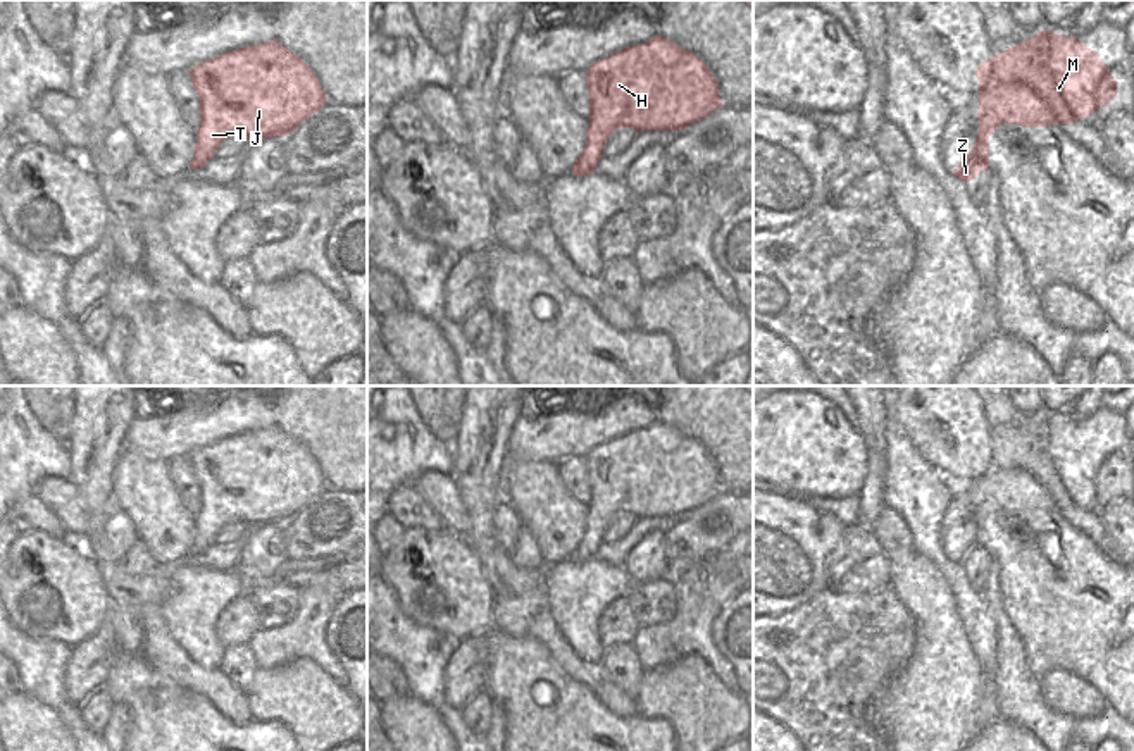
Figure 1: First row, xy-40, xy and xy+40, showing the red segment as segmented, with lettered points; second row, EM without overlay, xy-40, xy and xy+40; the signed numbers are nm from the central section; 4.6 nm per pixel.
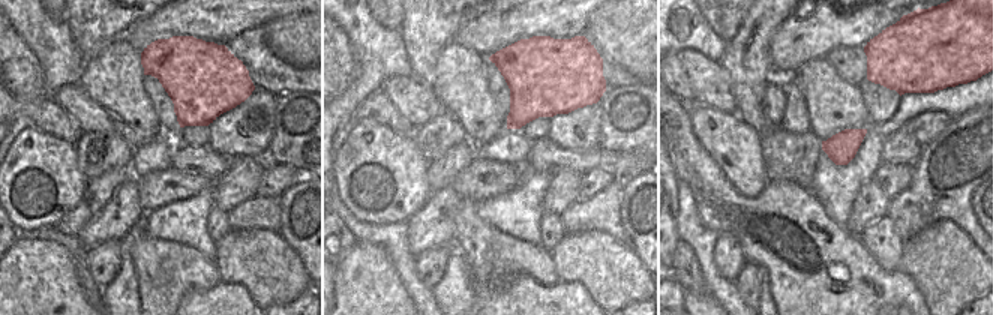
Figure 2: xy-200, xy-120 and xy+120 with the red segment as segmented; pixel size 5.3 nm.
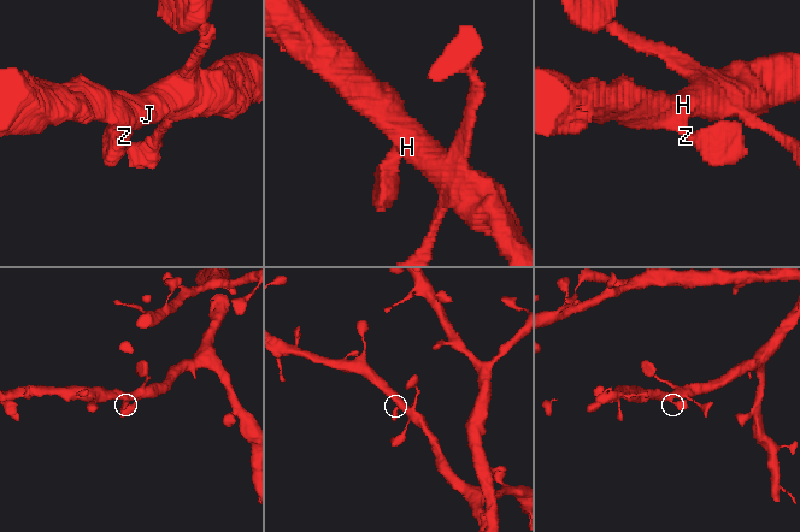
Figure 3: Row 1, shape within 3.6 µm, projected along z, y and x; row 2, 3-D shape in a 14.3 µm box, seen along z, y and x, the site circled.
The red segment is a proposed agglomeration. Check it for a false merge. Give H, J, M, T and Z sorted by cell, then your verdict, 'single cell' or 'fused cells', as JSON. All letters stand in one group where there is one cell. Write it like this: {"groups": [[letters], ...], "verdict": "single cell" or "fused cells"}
{"groups": [["H", "J", "M", "T", "Z"]], "verdict": "single cell"}

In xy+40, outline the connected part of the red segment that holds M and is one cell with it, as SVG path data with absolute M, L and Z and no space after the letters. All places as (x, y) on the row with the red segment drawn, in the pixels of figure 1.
M1037 31L1032 38L988 59L975 69L979 81L979 133L953 177L970 183L989 169L989 136L1001 124L1050 127L1081 121L1113 100L1117 81L1103 59L1074 38Z

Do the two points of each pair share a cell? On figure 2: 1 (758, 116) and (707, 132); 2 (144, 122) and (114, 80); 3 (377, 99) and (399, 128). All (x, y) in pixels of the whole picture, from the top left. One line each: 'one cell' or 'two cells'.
1: two cells
2: one cell
3: one cell

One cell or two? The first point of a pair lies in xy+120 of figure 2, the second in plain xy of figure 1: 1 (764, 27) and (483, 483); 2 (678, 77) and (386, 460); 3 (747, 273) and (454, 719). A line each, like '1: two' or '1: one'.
1: one
2: two
3: two

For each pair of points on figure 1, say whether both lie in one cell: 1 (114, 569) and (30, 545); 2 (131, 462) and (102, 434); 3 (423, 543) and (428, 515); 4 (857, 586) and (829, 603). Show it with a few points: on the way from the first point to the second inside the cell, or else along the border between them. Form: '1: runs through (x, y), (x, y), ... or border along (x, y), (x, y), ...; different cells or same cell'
1: border along (95, 562), (111, 602); different cells
2: border along (124, 448), (114, 467), (112, 491); different cells
3: border along (443, 529), (409, 527), (404, 531); different cells
4: runs through (850, 589), (836, 596); same cell

